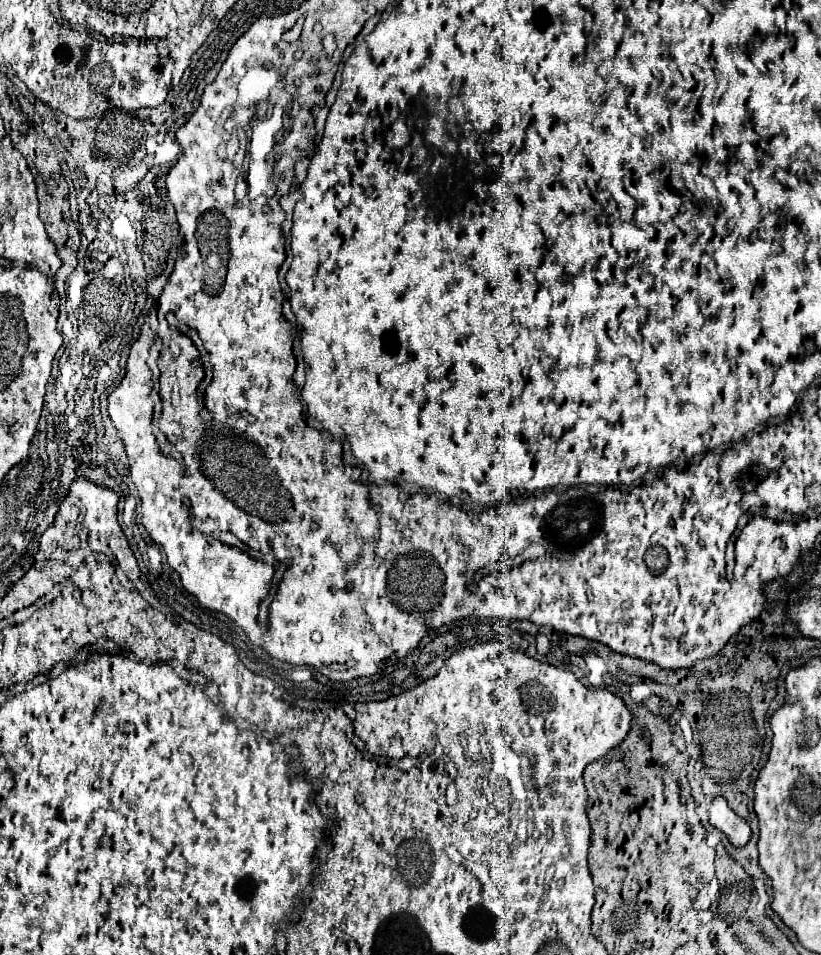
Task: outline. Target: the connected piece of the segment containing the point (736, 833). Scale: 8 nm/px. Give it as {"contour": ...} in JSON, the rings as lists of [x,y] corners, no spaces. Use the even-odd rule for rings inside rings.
{"contour":[[[714,796],[712,798],[712,802],[708,806],[708,820],[716,830],[724,832],[726,838],[734,846],[744,846],[750,838],[748,822],[744,822],[740,816],[736,816],[732,812],[732,808],[728,806],[724,796]]]}

